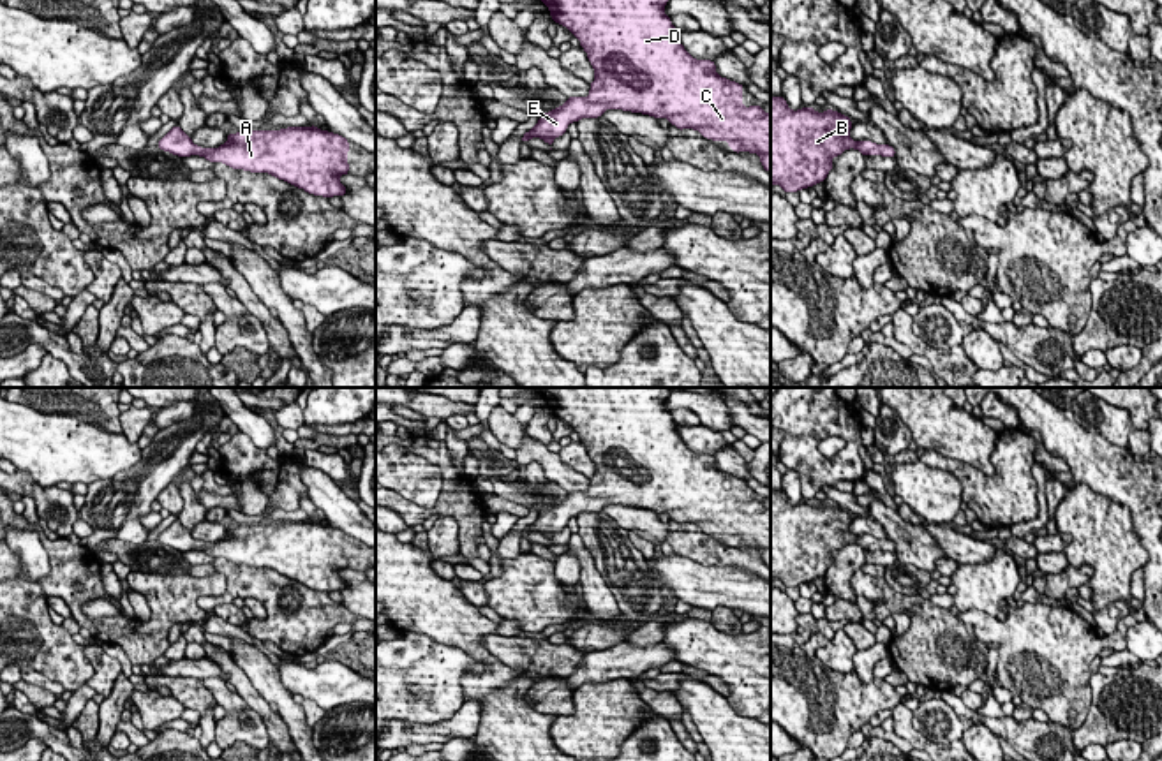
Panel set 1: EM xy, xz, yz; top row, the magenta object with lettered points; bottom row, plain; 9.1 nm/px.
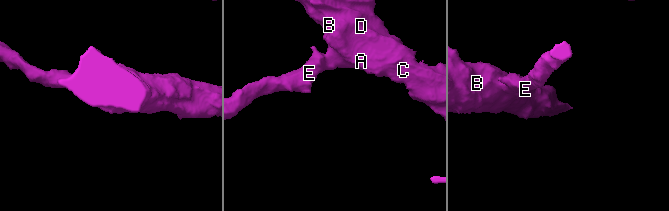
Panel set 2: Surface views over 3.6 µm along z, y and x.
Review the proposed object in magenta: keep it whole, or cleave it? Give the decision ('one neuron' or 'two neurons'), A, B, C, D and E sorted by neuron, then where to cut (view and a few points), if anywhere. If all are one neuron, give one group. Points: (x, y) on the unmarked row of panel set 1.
one neuron; A B C D E; no cut

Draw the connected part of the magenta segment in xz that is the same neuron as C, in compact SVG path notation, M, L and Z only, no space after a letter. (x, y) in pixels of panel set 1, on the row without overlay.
M529 388L540 393L555 417L566 421L580 435L580 442L594 463L587 491L568 491L562 500L545 507L522 530L520 537L540 532L554 539L568 520L582 513L603 511L607 504L642 507L667 513L679 525L698 525L705 534L726 536L735 548L760 551L771 567L771 509L760 500L742 500L744 479L721 472L712 454L693 453L677 432L677 423L665 409L668 388Z

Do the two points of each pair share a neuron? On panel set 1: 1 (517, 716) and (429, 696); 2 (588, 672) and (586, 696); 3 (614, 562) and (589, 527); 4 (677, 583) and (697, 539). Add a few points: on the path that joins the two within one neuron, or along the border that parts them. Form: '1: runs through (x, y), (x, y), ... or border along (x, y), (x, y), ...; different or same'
1: border along (485, 666), (462, 677), (462, 701); different
2: border along (626, 677), (582, 682), (575, 689); different
3: runs through (614, 554), (598, 536); same
4: border along (676, 554), (702, 564), (730, 566); different

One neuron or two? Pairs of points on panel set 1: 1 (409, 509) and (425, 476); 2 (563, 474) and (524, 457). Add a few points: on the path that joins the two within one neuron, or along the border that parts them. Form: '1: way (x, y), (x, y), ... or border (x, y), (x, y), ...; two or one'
1: border (443, 474), (439, 497), (429, 508), (394, 490); two
2: way (554, 467), (542, 455), (533, 455); one

